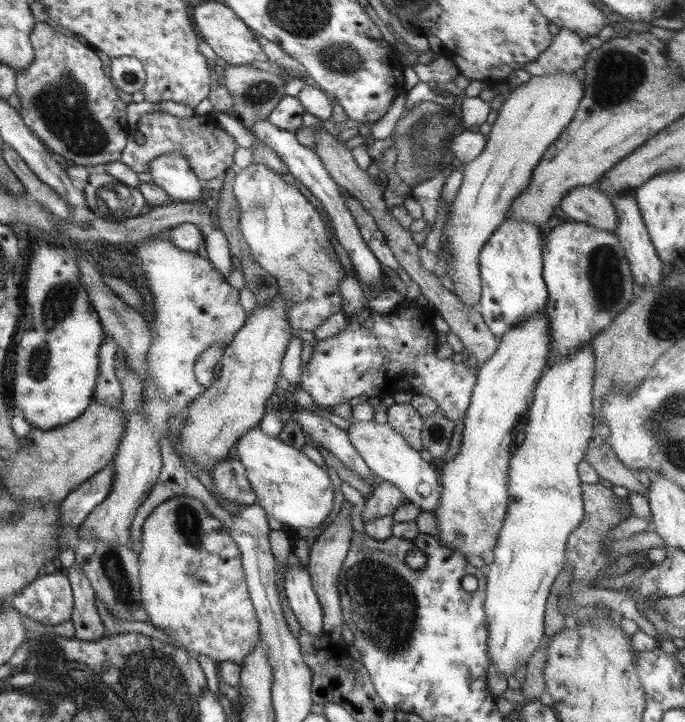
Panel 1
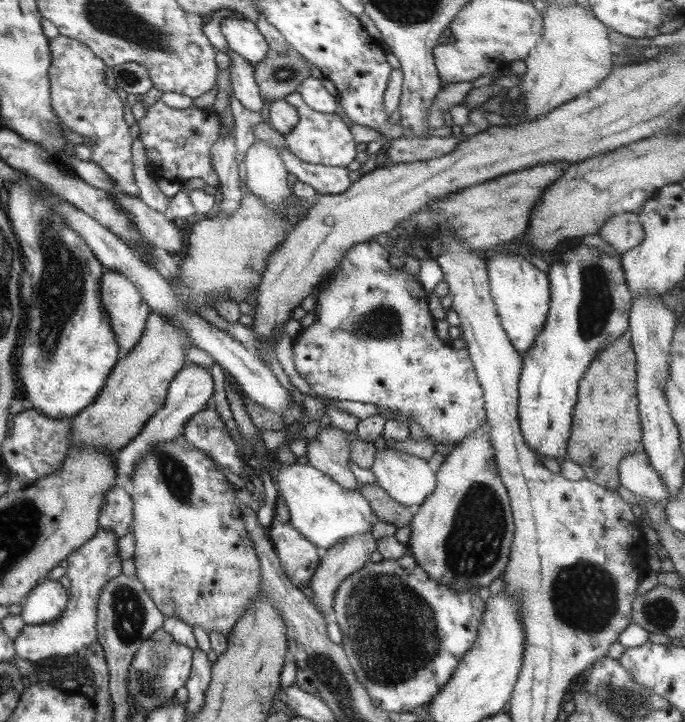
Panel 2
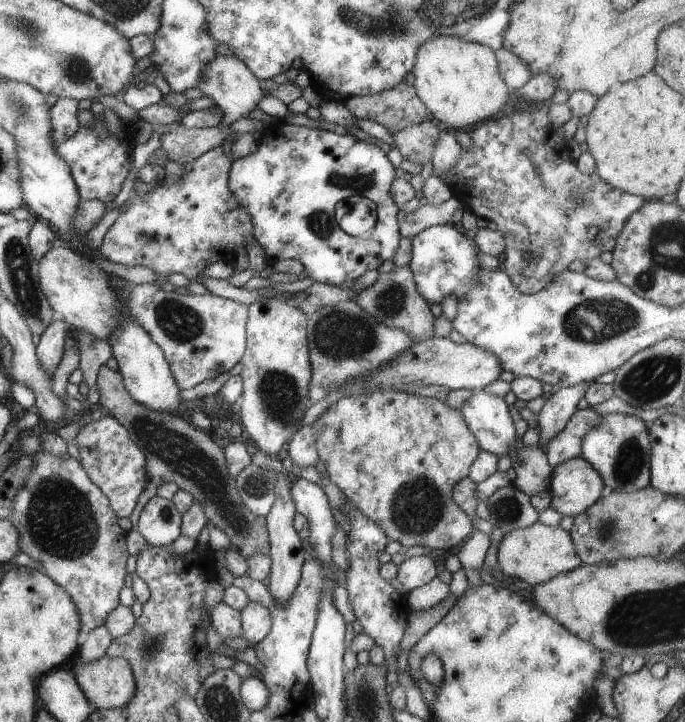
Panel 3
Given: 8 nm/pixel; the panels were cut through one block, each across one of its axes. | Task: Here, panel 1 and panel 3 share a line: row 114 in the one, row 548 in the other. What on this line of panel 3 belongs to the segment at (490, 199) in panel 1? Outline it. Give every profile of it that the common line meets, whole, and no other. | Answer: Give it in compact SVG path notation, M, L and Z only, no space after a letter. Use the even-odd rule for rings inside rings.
M535 521L525 528L503 534L497 545L496 562L503 574L513 578L518 577L519 580L527 582L530 586L581 566L570 534L558 525L544 525L539 521Z

